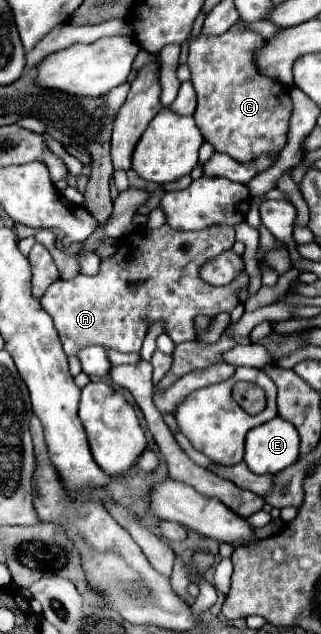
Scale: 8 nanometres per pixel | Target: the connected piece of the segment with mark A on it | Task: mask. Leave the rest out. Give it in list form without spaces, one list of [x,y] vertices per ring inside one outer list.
[[[163,225],[155,231],[133,231],[123,239],[129,241],[123,241],[113,257],[103,259],[97,275],[77,275],[71,281],[57,279],[41,297],[41,305],[55,323],[65,355],[77,355],[87,345],[139,353],[153,321],[165,321],[173,343],[193,341],[193,319],[197,315],[215,317],[223,311],[231,313],[239,303],[237,289],[249,283],[249,277],[237,277],[231,285],[213,287],[199,277],[201,263],[233,247],[235,231],[231,227],[175,231]]]

